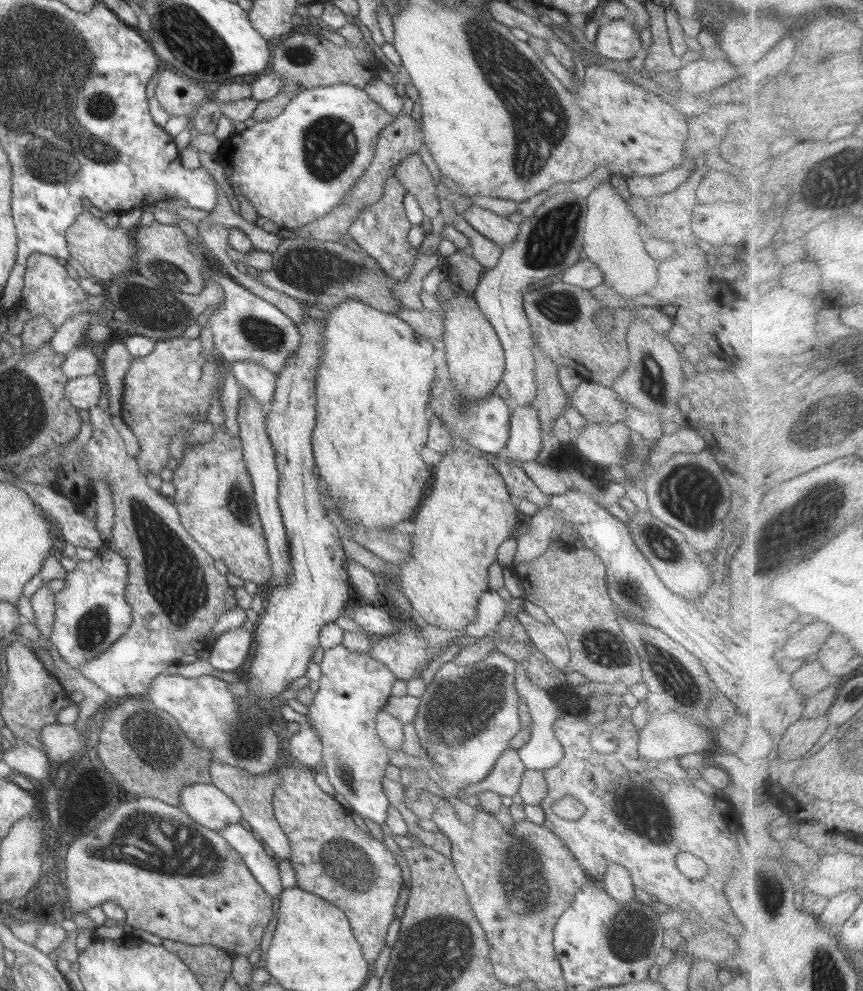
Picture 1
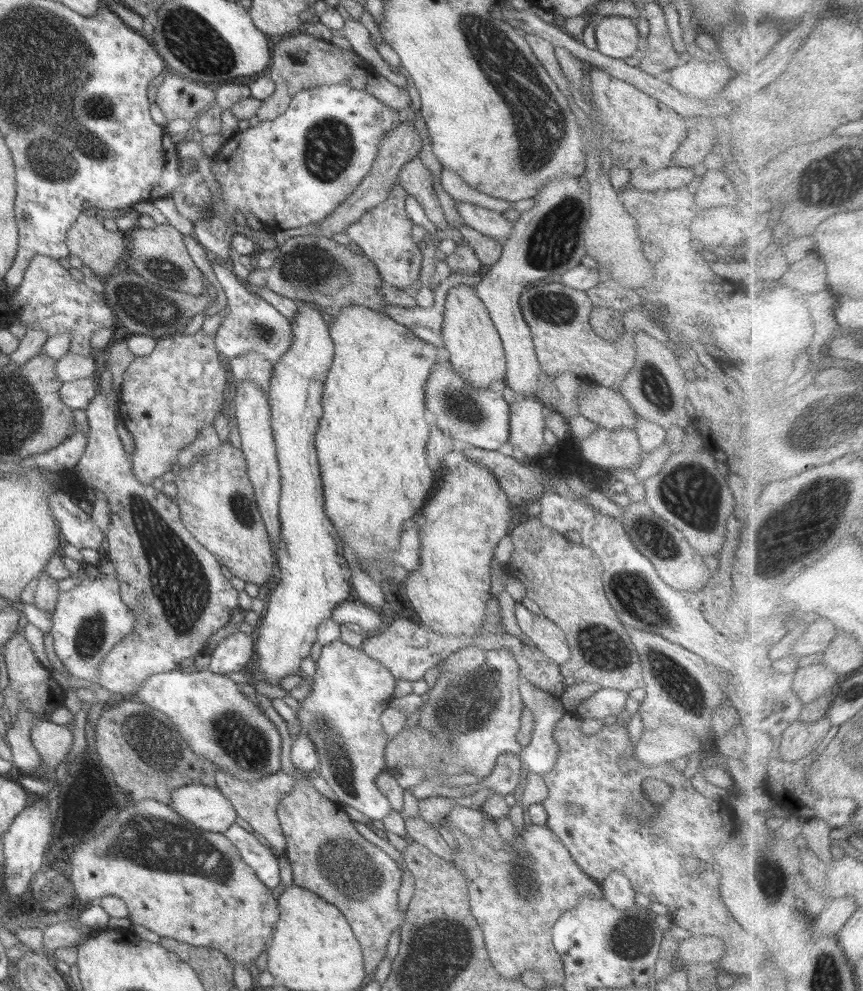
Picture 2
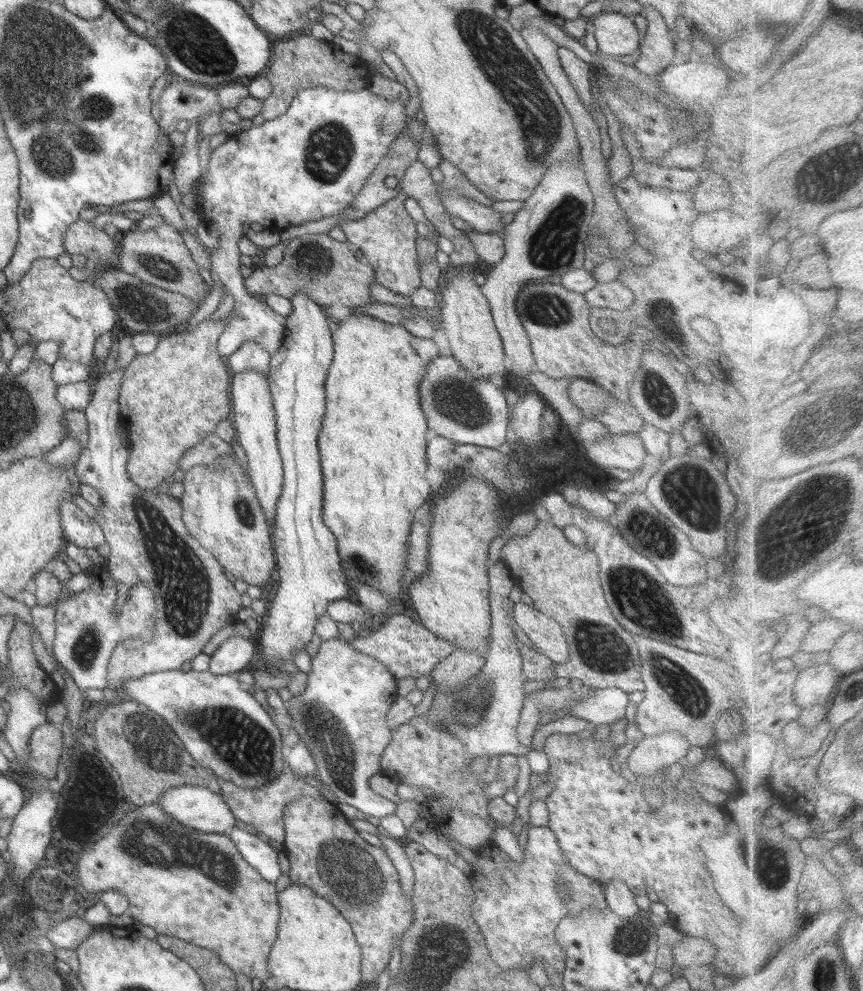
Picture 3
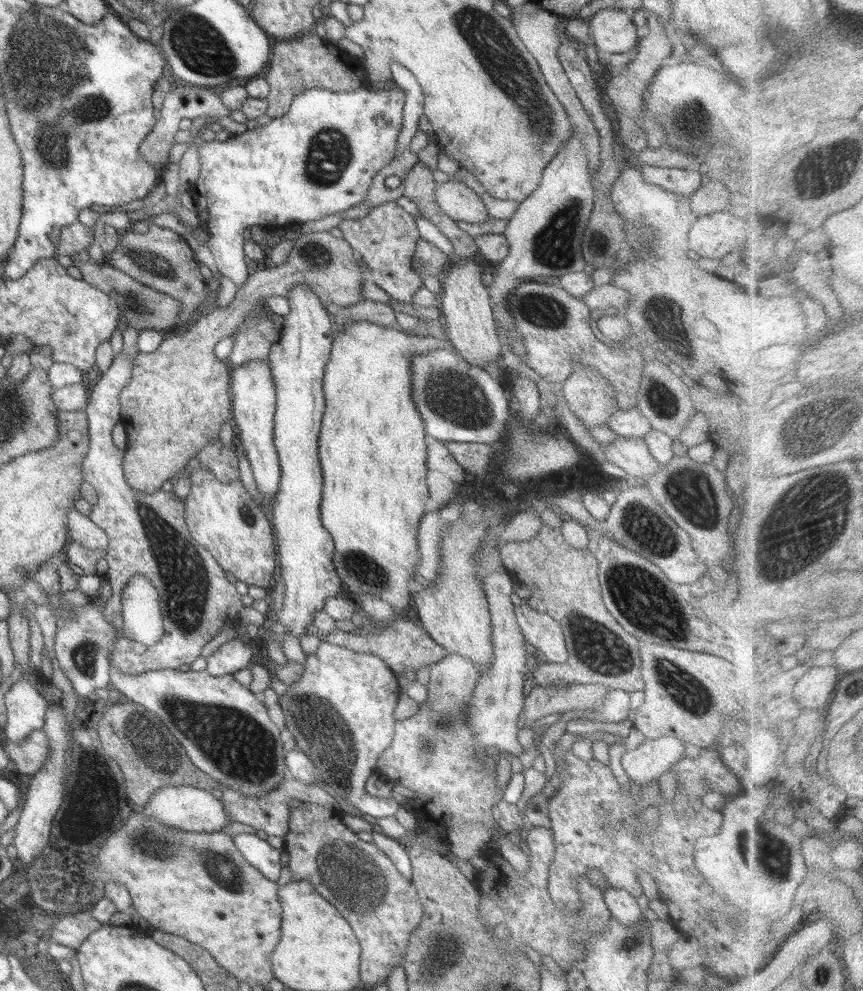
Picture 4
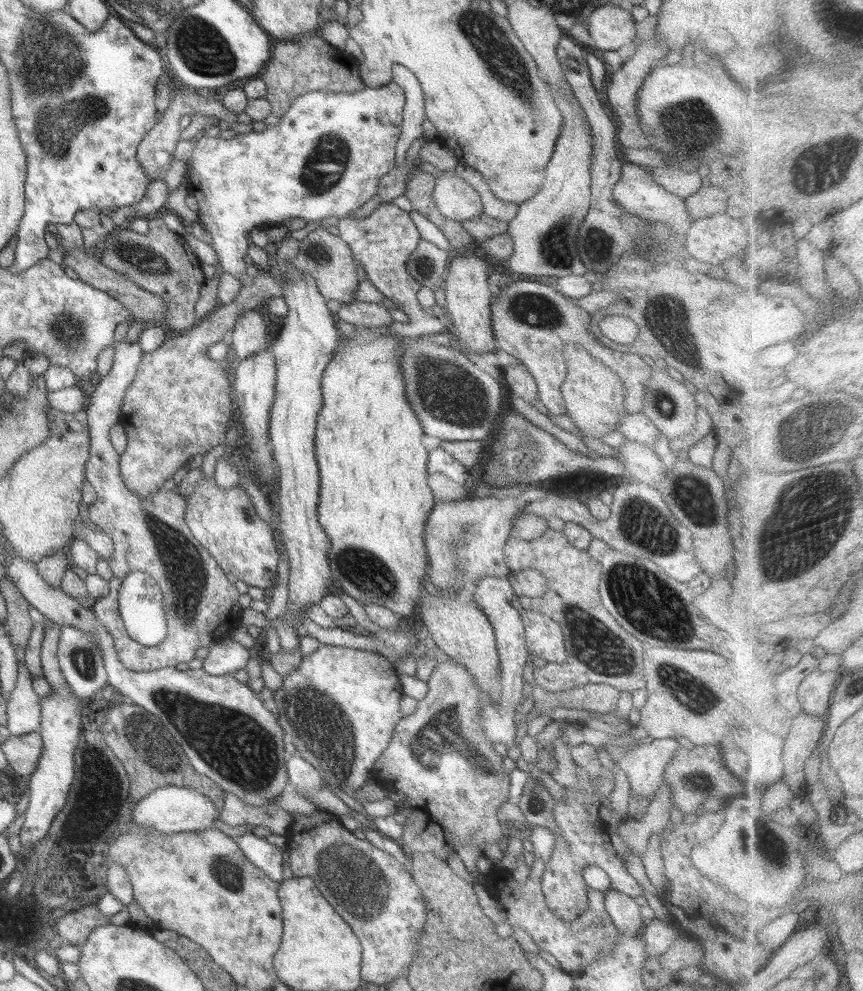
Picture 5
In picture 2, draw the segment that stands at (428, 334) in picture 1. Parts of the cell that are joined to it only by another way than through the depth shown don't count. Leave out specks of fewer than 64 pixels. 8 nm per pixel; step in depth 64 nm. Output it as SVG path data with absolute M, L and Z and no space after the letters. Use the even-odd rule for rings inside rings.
M451 273L449 277L439 283L434 288L435 304L432 308L421 308L416 306L407 308L402 306L390 305L381 314L386 314L388 318L392 318L395 322L406 326L409 330L415 327L429 328L436 334L441 334L444 323L445 301L448 291L454 286L460 285L464 279L460 273Z

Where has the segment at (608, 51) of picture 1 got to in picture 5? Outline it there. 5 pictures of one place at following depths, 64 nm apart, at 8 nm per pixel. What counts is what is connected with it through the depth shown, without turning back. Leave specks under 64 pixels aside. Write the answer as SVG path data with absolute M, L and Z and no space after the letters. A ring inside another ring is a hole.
M605 3L591 6L583 20L592 35L593 47L618 51L636 38L636 25L629 8Z

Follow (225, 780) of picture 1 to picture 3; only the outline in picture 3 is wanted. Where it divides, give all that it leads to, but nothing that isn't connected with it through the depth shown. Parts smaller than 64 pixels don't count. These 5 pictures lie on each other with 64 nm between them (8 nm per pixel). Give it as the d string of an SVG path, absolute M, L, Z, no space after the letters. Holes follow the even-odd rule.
M288 771L284 774L280 774L271 782L266 782L265 786L258 786L251 790L239 788L234 782L226 782L220 779L218 779L217 782L221 787L220 794L223 797L224 802L228 804L228 807L231 809L231 814L236 819L246 824L250 824L250 826L253 826L258 833L261 832L266 835L268 839L279 843L283 843L285 840L283 809L288 802L306 795L327 800L319 792L313 781L298 779Z

